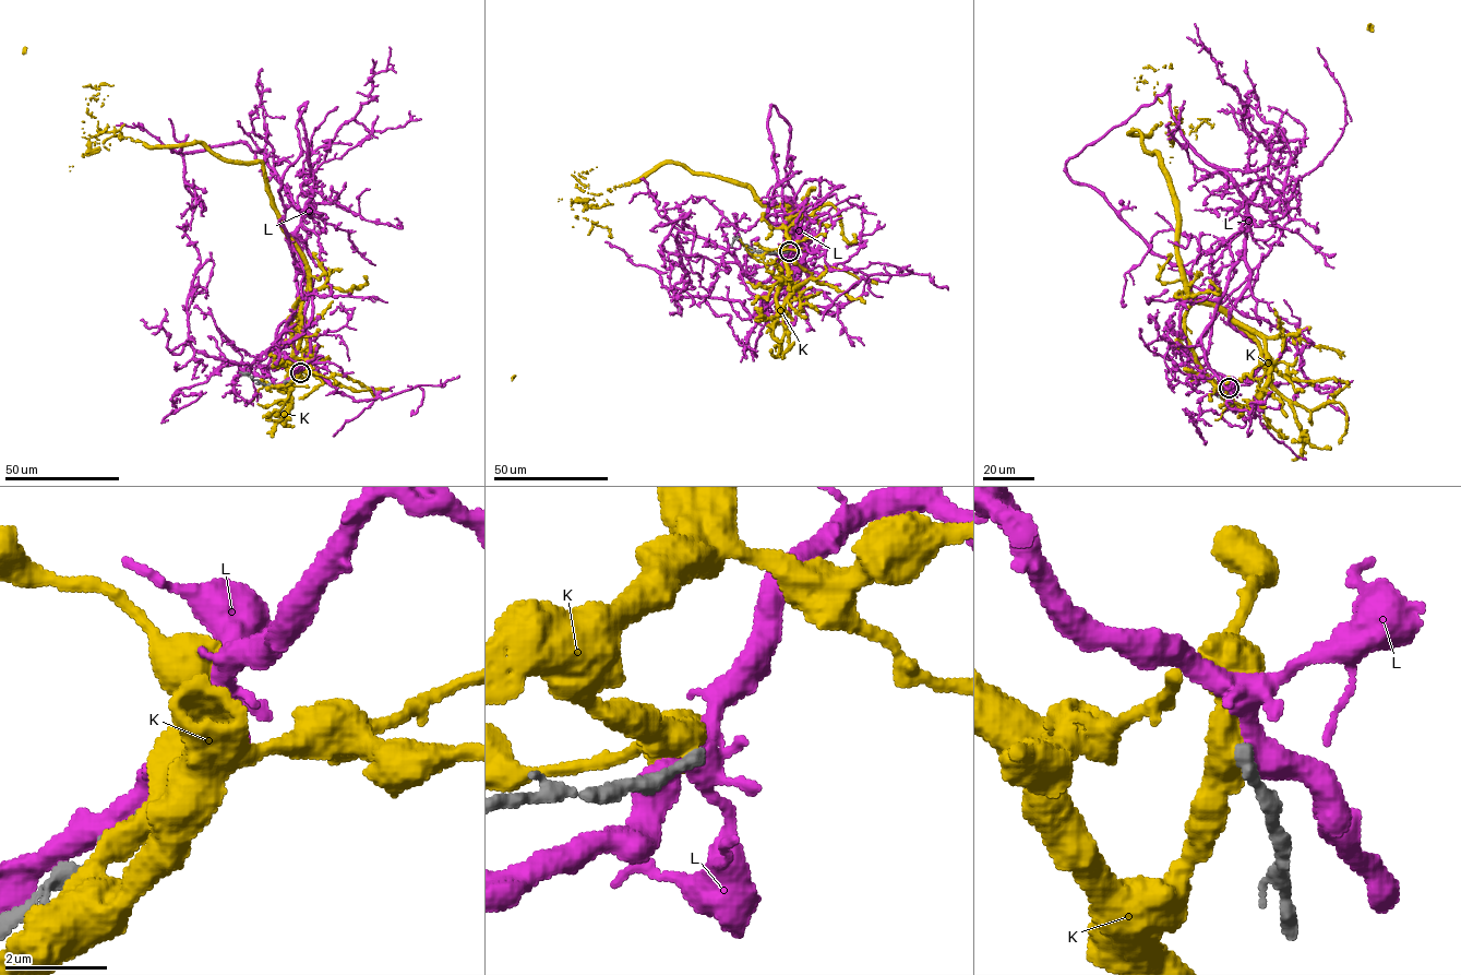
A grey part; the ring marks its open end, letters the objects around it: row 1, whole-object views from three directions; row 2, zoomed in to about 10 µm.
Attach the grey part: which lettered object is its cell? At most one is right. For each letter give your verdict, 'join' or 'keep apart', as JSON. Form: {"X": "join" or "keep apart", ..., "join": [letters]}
{"K": "keep apart", "L": "keep apart", "join": []}

